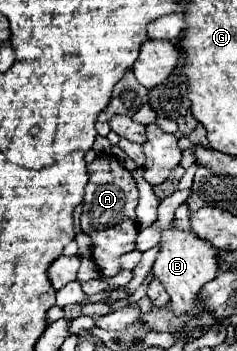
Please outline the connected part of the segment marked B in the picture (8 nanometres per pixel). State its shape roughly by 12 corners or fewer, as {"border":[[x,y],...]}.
{"border":[[177,225],[161,229],[153,277],[173,311],[193,327],[215,323],[199,315],[197,291],[217,275],[209,241]]}

